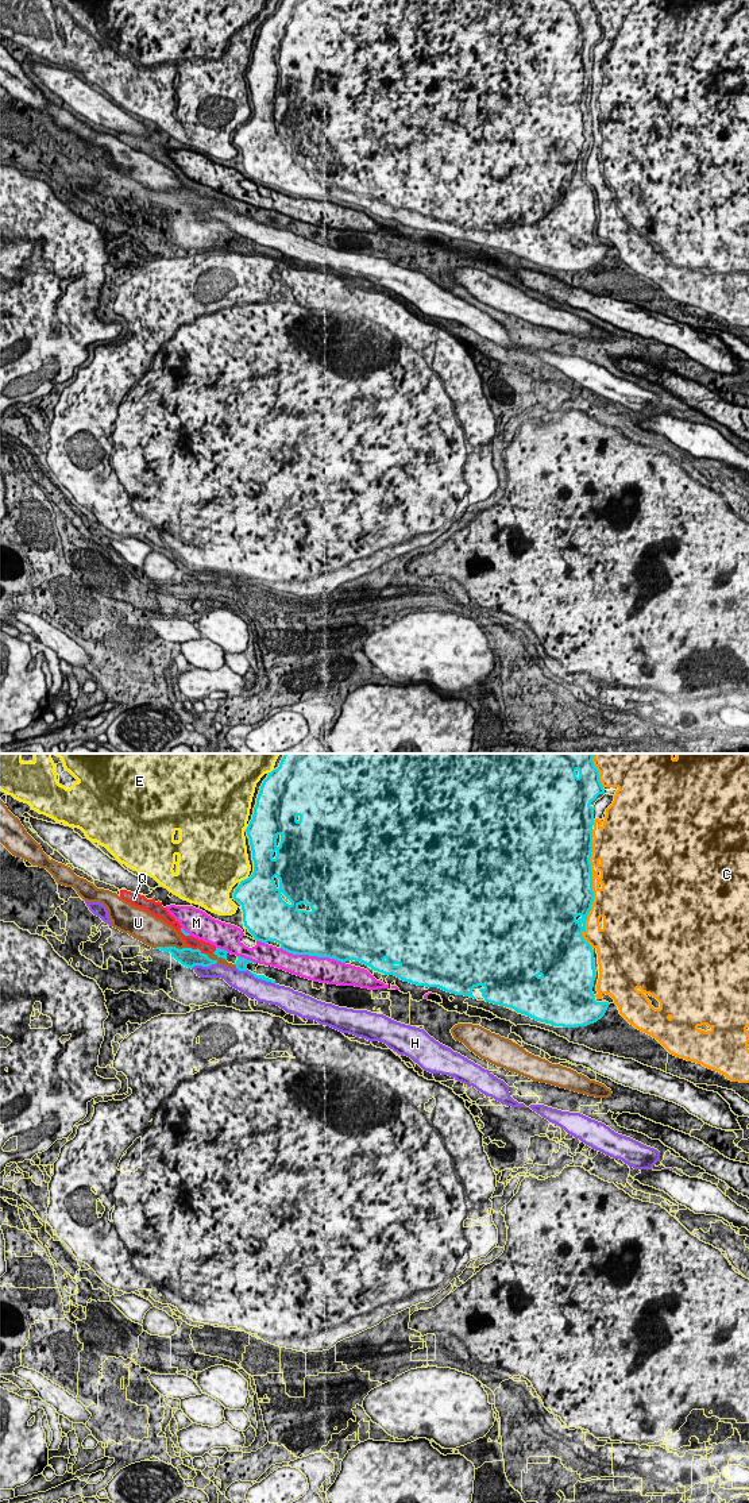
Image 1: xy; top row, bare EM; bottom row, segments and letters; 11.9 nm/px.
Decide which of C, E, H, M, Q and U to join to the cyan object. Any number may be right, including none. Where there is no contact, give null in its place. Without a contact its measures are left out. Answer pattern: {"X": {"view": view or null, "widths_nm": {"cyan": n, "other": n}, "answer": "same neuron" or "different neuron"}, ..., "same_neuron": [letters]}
{"C": {"view": "xy", "widths_nm": {"cyan": 500, "other": 440}, "answer": "different neuron"}, "E": {"view": "xy", "widths_nm": {"cyan": 480, "other": 460}, "answer": "different neuron"}, "H": {"view": "xy", "widths_nm": {"cyan": 240, "other": 160}, "answer": "different neuron"}, "M": {"view": "xy", "widths_nm": {"cyan": 500, "other": 320}, "answer": "different neuron"}, "Q": {"view": "xy", "widths_nm": {"cyan": 240, "other": 130}, "answer": "different neuron"}, "U": {"view": "xy", "widths_nm": {"cyan": 240, "other": 320}, "answer": "different neuron"}, "same_neuron": []}

